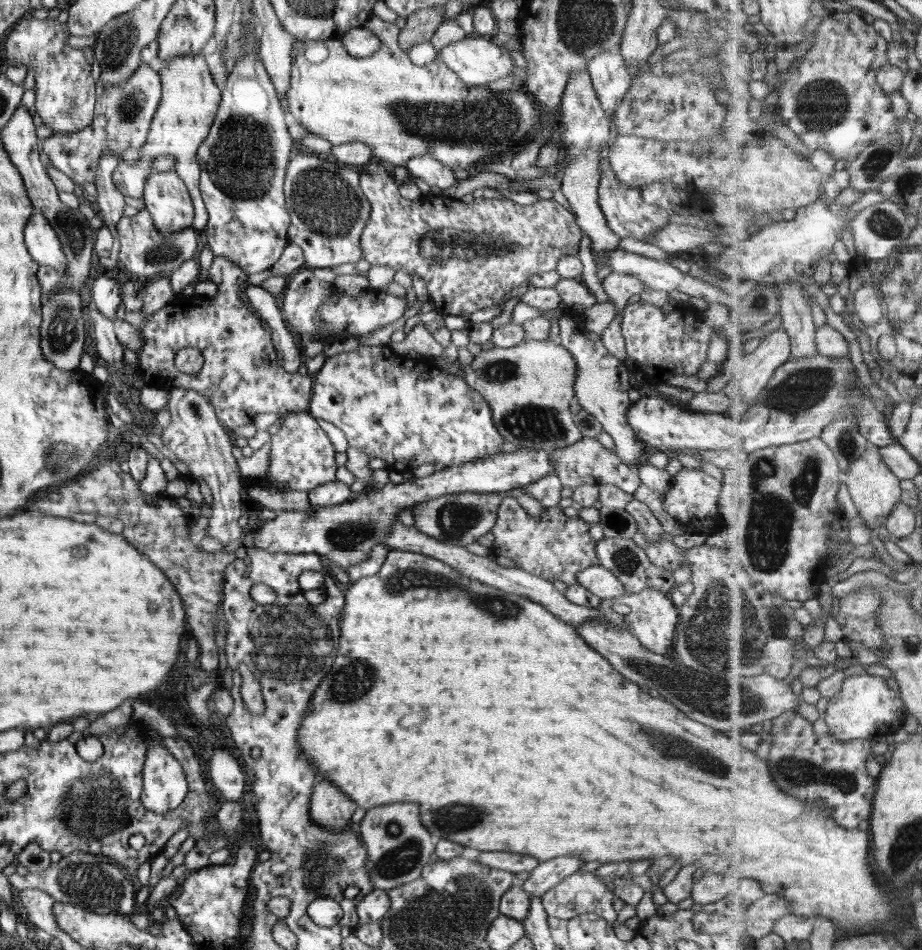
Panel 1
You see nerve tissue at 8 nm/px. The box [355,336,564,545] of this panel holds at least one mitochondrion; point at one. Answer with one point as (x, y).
(454, 519)

